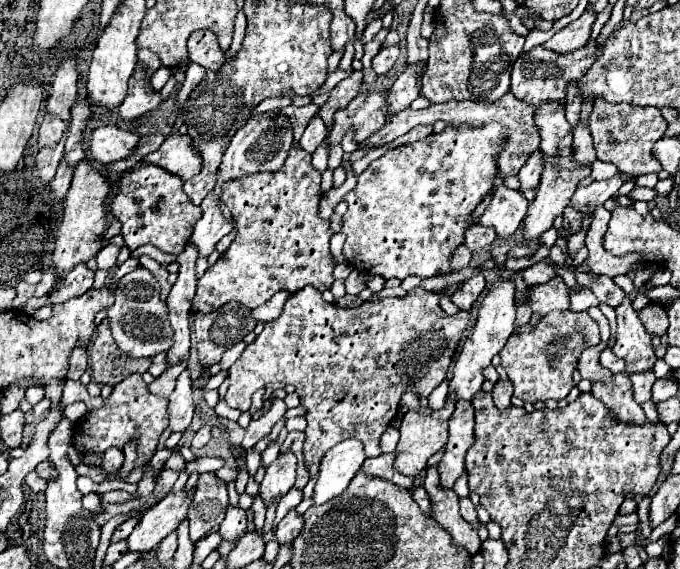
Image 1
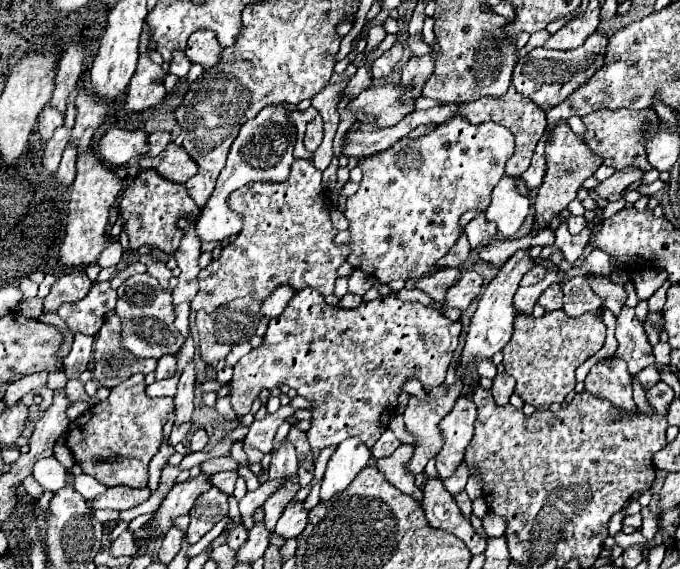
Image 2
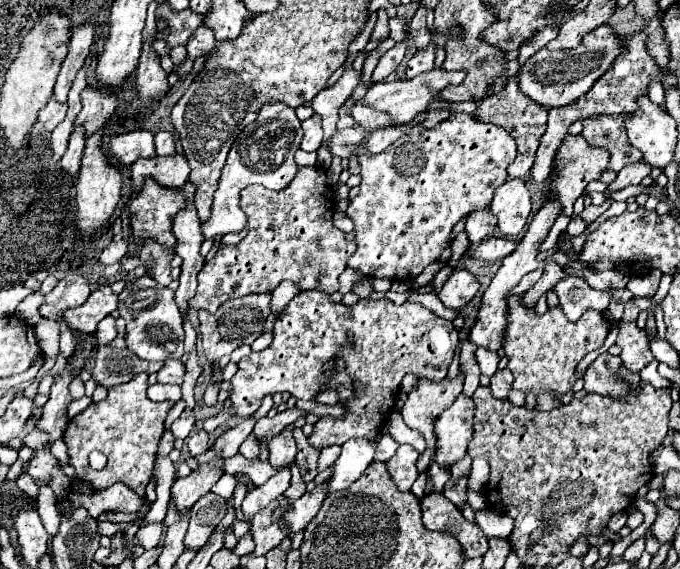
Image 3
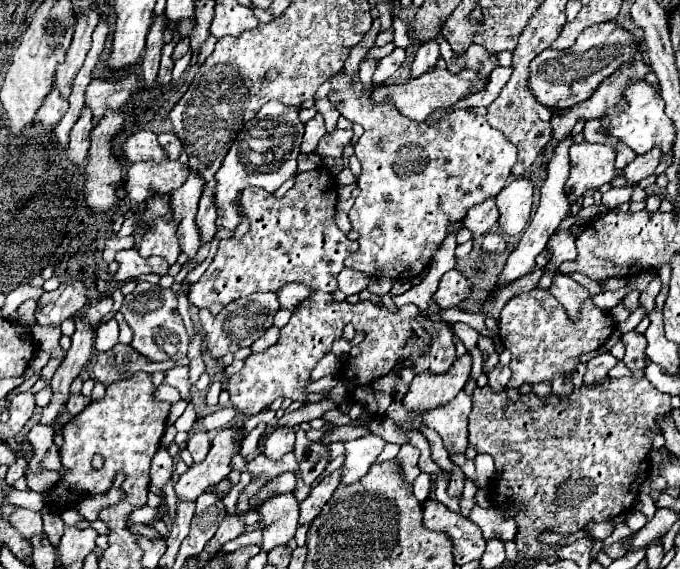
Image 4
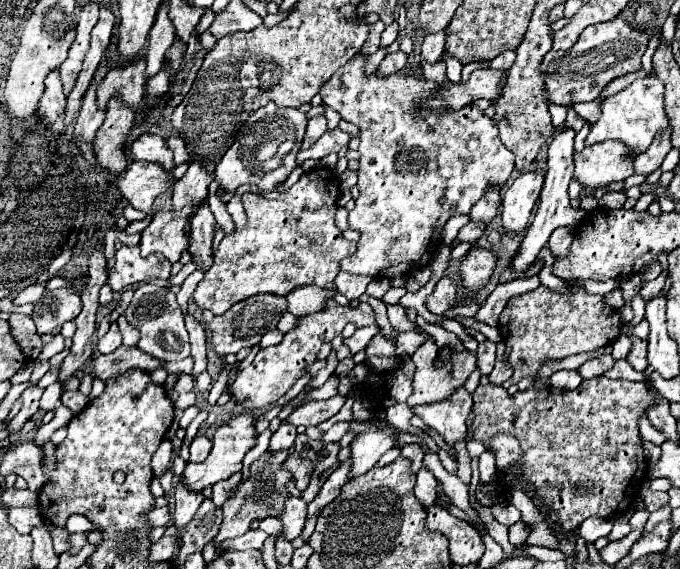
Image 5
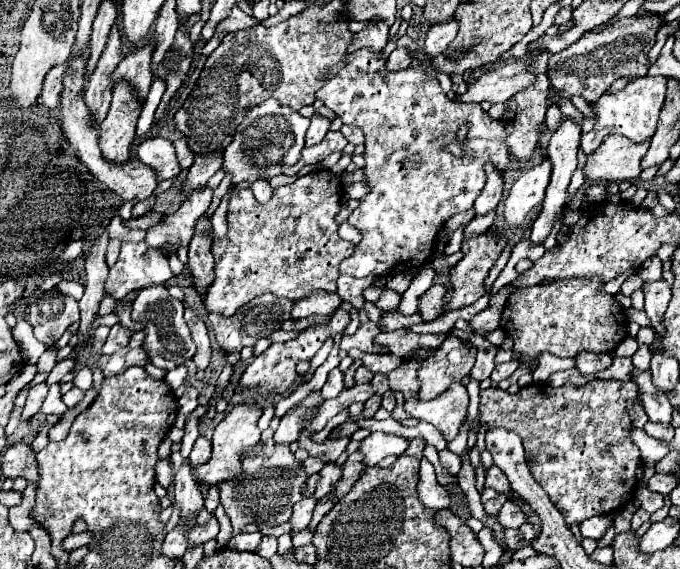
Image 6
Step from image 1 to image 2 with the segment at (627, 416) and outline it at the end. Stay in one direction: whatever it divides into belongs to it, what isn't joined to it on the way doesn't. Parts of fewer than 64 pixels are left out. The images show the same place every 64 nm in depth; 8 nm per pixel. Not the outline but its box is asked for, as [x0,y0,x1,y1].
[584,358,640,416]

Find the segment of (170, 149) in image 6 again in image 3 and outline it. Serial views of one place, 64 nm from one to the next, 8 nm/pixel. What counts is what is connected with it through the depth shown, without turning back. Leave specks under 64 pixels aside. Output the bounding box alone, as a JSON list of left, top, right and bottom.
[108,130,154,164]

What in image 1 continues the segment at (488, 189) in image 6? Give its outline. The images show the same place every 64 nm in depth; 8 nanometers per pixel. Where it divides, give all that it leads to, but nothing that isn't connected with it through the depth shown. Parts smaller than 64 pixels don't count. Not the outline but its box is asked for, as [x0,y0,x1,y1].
[464,222,496,252]

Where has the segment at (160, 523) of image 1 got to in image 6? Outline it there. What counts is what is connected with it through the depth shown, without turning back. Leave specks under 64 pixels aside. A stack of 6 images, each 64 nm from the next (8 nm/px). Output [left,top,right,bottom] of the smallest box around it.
[192,406,262,486]

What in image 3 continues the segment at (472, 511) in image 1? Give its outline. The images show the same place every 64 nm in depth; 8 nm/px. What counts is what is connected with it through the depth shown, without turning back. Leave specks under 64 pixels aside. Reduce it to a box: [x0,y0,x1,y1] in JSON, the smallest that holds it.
[444,478,468,508]

